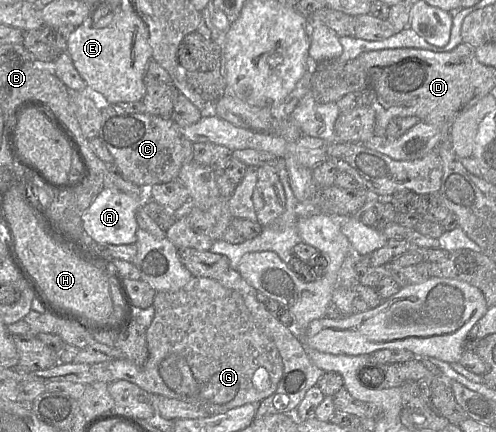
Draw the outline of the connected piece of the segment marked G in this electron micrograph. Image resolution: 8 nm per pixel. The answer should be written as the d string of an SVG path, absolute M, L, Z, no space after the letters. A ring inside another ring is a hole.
M193 276L191 280L181 289L174 292L160 291L155 293L153 300L154 318L146 328L146 342L148 347L148 359L143 366L138 366L128 359L114 359L90 365L90 371L96 381L111 383L117 380L129 381L150 394L157 394L168 398L174 398L206 413L207 416L224 413L230 409L250 404L259 403L273 394L283 376L283 362L279 351L271 338L269 338L254 322L242 295L236 291L222 286L217 280Z

